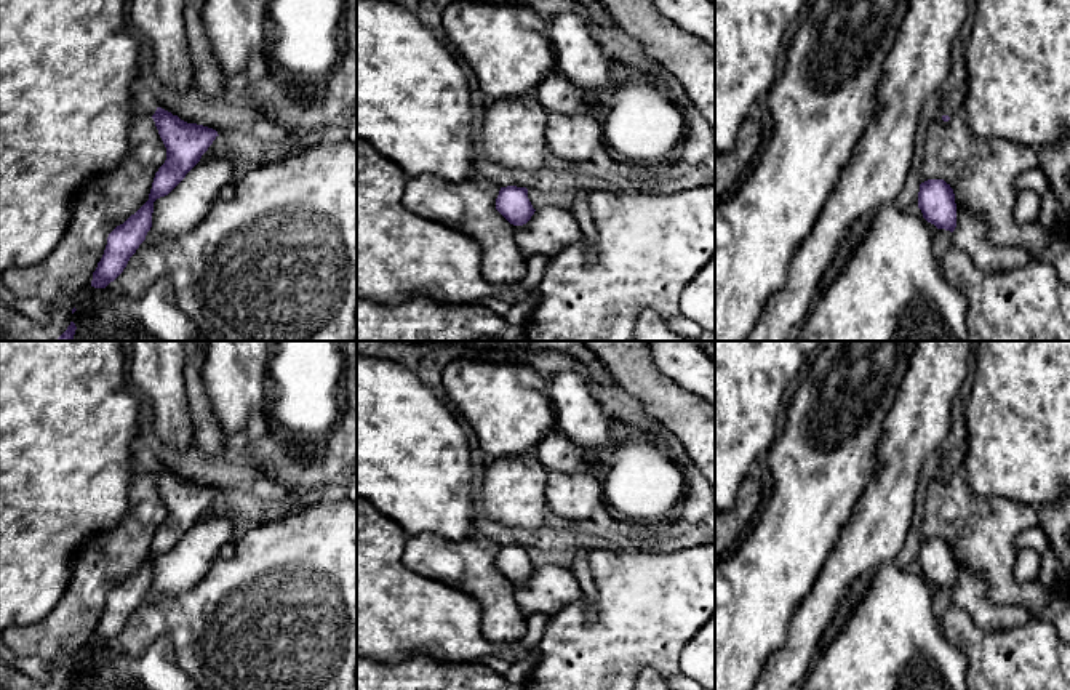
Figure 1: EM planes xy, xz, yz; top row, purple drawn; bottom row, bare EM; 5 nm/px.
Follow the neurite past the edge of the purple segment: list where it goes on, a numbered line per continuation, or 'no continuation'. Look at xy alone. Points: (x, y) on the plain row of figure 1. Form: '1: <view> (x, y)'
1: xy (144, 460)

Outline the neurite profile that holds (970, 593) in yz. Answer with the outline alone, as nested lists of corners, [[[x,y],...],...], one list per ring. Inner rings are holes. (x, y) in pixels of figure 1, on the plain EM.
[[[956,565],[956,586],[952,591],[952,600],[971,616],[977,629],[995,632],[1022,626],[1032,618],[1020,605],[992,604],[985,592],[987,583],[977,572]]]

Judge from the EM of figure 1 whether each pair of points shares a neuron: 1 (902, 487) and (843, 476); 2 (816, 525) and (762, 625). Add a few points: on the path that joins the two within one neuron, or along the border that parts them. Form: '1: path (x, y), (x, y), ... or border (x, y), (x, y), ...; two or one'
1: border (877, 444), (877, 469), (850, 513); two
2: path (792, 549), (762, 585), (762, 601); one

